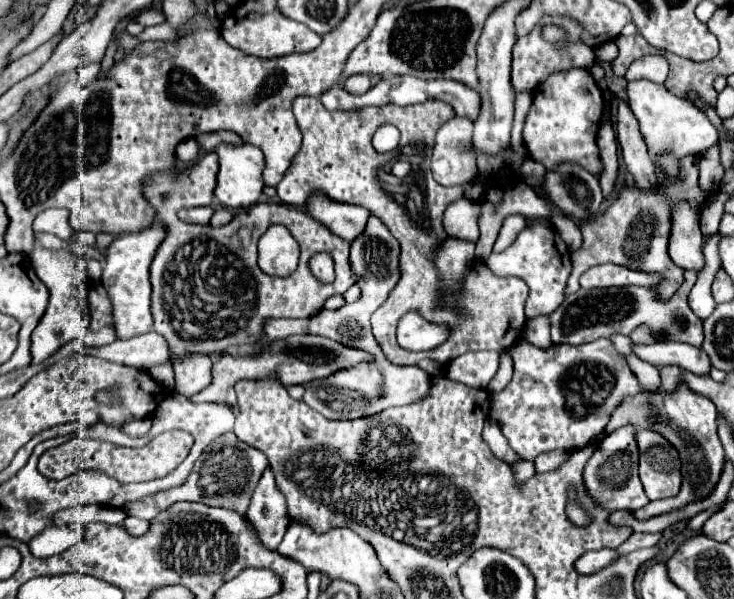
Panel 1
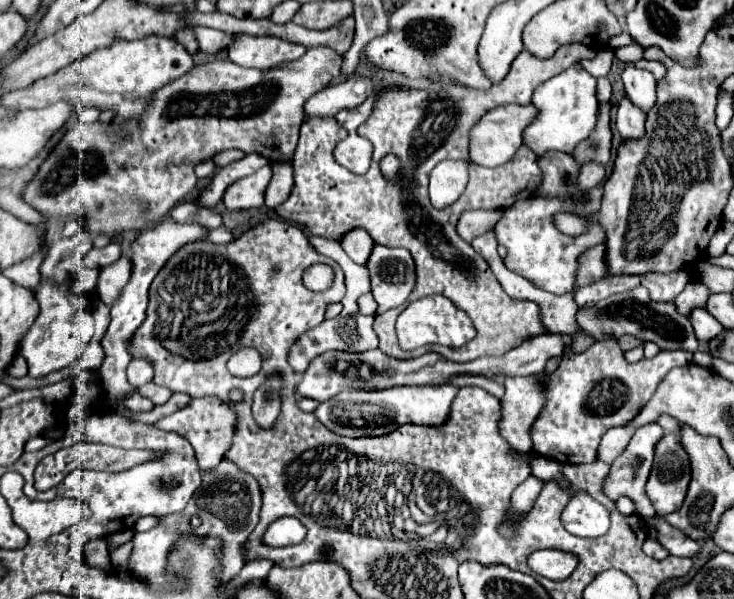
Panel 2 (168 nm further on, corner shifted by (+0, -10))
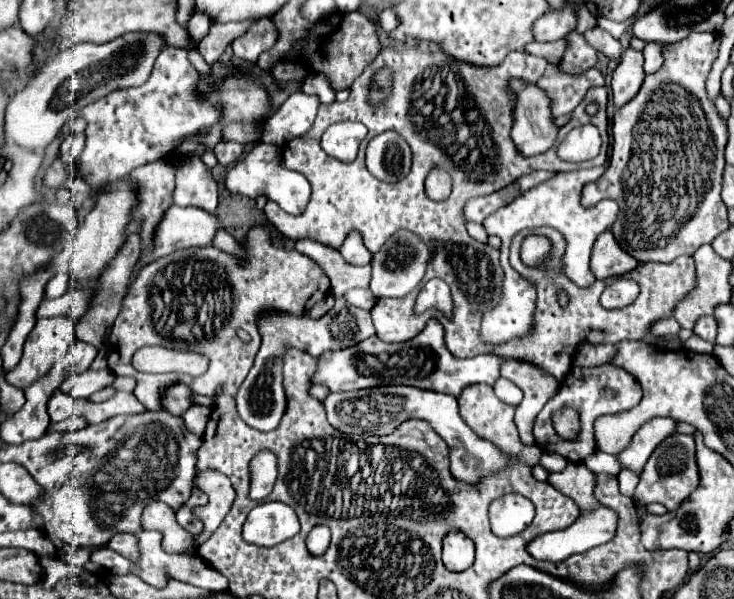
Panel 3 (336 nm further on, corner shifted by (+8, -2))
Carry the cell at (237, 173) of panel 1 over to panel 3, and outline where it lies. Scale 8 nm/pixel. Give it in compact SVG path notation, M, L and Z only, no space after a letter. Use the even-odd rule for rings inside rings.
M257 143L249 153L245 153L225 175L225 187L231 193L239 193L245 197L259 197L261 193L265 193L269 199L273 199L275 203L279 203L281 209L285 209L287 213L303 213L303 207L309 201L311 195L311 187L307 183L307 179L303 179L303 175L295 173L295 171L287 171L279 161L277 161L277 147L273 145L265 145L265 143Z

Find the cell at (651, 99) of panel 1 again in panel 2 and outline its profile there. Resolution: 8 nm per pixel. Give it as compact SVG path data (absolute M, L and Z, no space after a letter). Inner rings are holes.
M633 63L623 69L621 77L627 97L647 113L655 105L655 77L649 71L637 69Z

